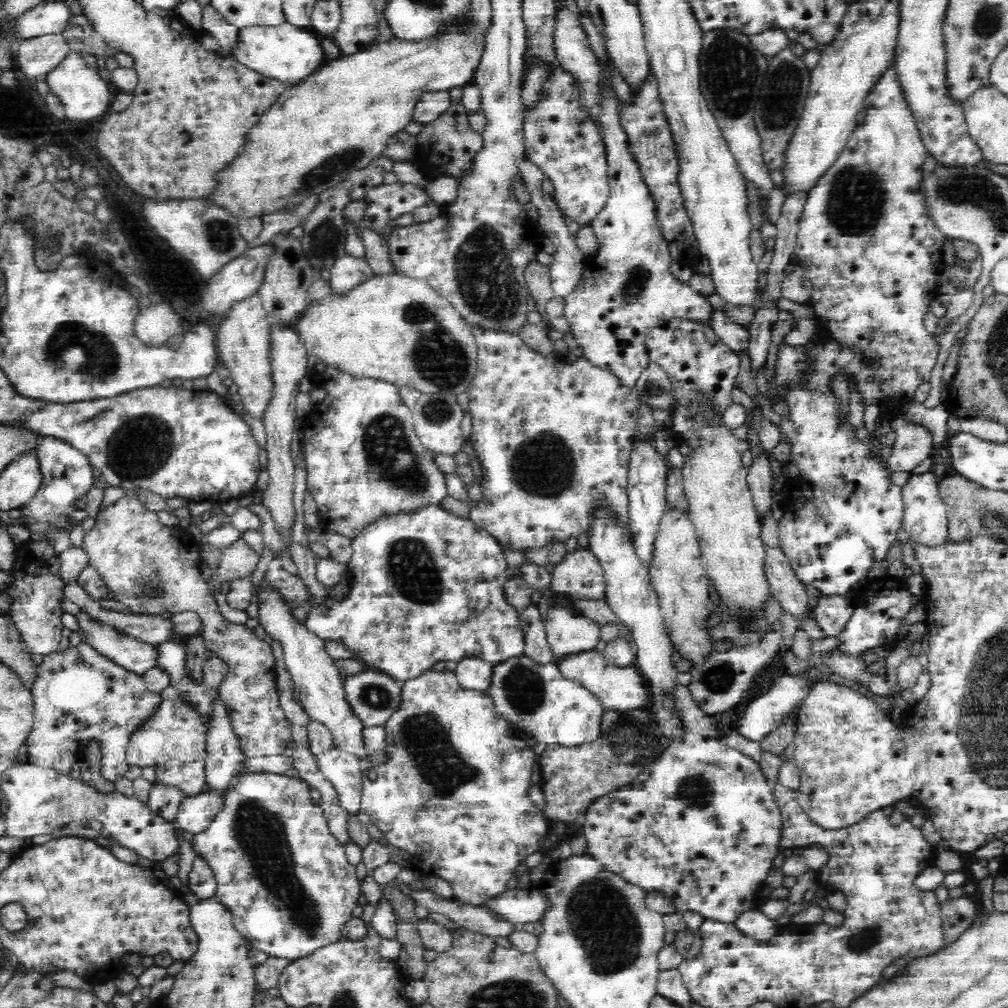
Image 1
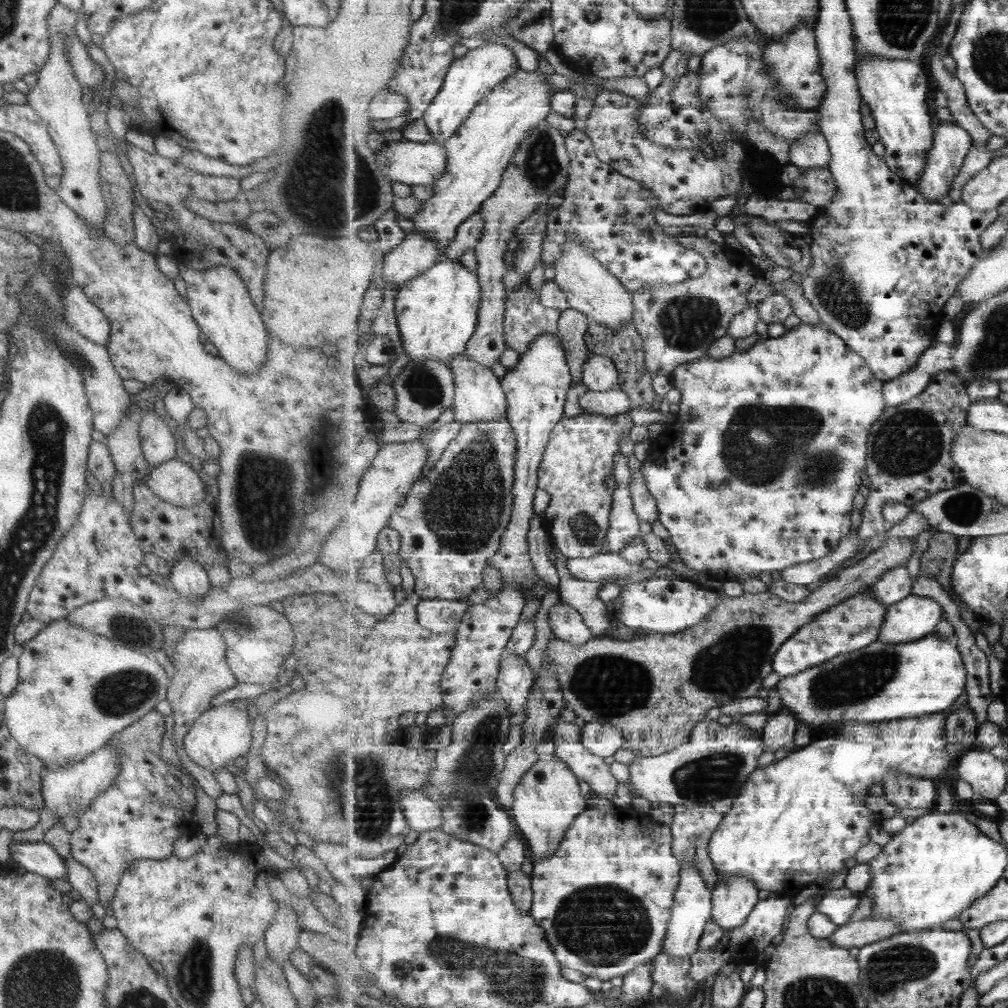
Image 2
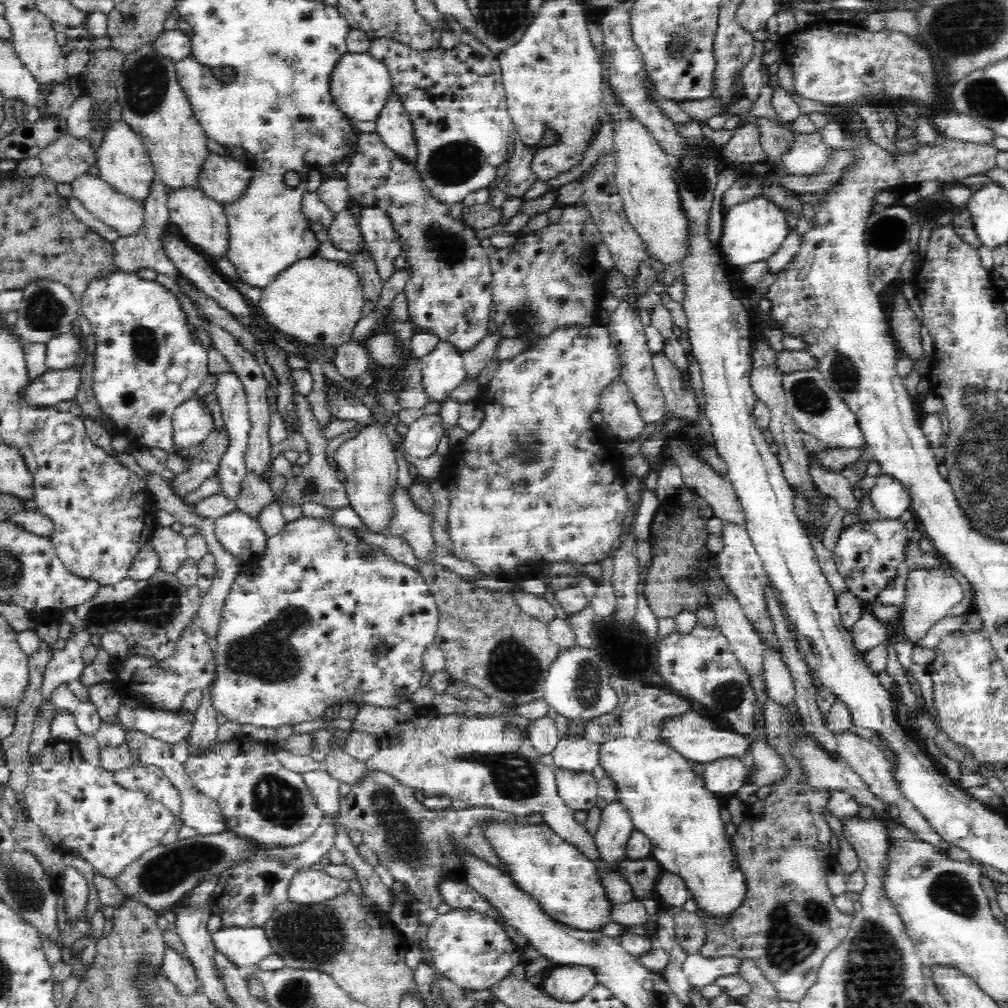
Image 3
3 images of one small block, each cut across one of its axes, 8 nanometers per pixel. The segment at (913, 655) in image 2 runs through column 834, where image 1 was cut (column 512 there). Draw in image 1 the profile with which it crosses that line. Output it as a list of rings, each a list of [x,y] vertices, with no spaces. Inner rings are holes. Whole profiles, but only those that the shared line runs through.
[[[525,654],[501,662],[493,669],[486,694],[502,718],[546,745],[572,748],[596,742],[602,736],[605,710],[600,699],[579,682],[564,678],[554,662],[538,666]]]

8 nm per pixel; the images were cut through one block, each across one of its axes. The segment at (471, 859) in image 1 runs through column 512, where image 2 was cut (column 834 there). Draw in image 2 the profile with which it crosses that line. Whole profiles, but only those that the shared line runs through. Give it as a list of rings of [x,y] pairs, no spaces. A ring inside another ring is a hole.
[[[943,713],[929,714],[917,718],[901,718],[896,721],[885,722],[847,722],[839,725],[829,726],[825,735],[808,745],[795,748],[789,755],[769,766],[760,769],[758,768],[751,778],[743,785],[740,795],[732,804],[732,809],[724,815],[724,821],[721,822],[719,828],[713,833],[712,840],[709,843],[709,852],[712,857],[713,865],[717,867],[717,875],[719,881],[723,879],[731,879],[733,877],[745,877],[753,879],[753,883],[757,883],[757,889],[767,890],[770,895],[775,893],[783,893],[786,897],[793,897],[811,885],[817,886],[818,879],[831,880],[843,868],[845,868],[845,860],[853,858],[865,844],[871,842],[869,838],[869,828],[877,824],[877,813],[872,812],[865,806],[865,798],[871,796],[869,788],[871,784],[884,784],[884,776],[893,769],[898,773],[907,773],[911,776],[928,778],[937,781],[937,776],[941,776],[953,762],[958,759],[952,754],[945,753],[945,744],[949,743],[945,737],[946,718]]]

